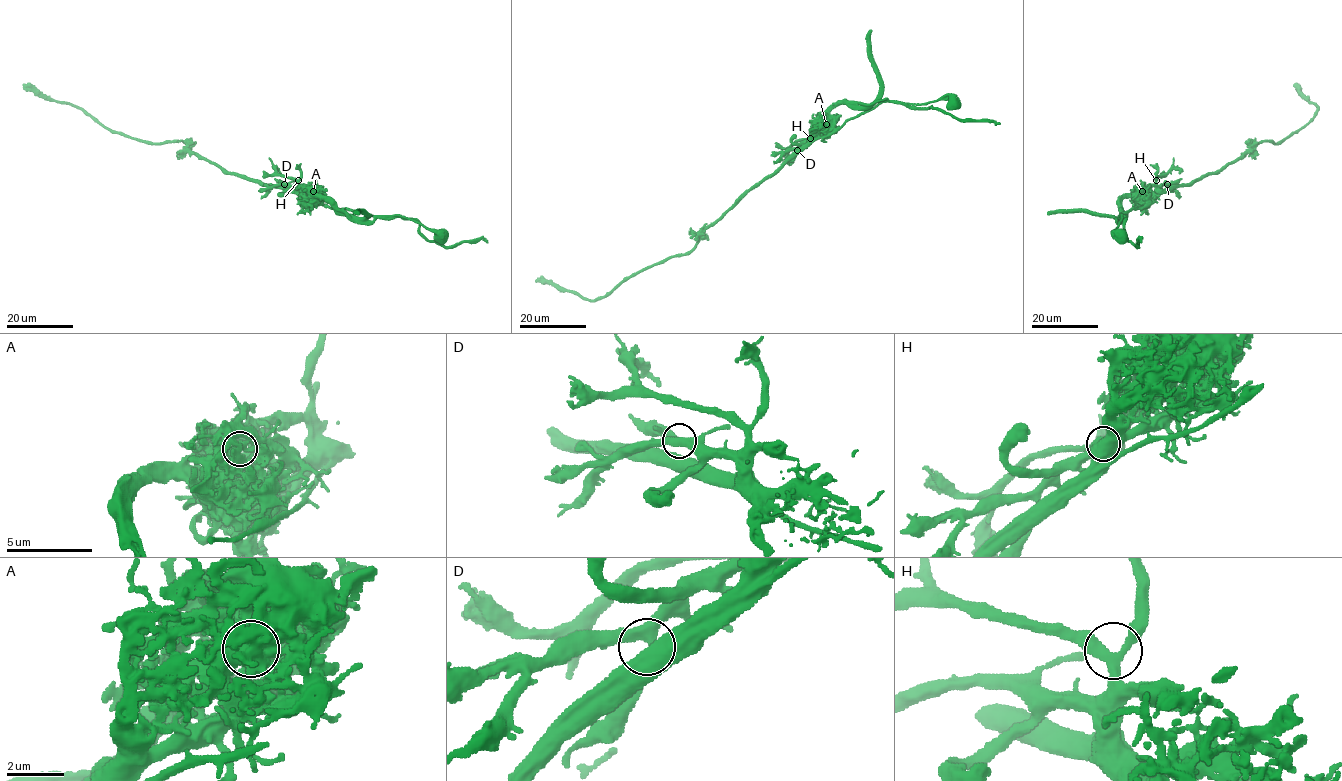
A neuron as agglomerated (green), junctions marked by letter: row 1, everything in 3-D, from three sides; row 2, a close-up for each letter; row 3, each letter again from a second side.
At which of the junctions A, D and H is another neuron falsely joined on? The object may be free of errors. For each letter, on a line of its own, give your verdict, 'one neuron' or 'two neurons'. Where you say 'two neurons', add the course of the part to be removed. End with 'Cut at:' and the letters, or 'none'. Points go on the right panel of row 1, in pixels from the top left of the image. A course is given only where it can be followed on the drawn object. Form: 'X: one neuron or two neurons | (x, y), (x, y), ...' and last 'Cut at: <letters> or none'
A: two neurons | (1142, 191), (1121, 200), (1122, 220), (1117, 220), (1123, 216), (1125, 235), (1135, 247), (1139, 238), (1141, 242)
D: one neuron
H: one neuron
Cut at: A

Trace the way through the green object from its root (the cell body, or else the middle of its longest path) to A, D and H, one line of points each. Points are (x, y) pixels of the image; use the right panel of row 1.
A: (1120, 236), (1117, 228), (1122, 216), (1118, 215), (1147, 204), (1138, 193), (1142, 191)
D: (1120, 236), (1117, 228), (1122, 216), (1118, 215), (1145, 207), (1147, 198), (1158, 187), (1167, 184)
H: (1120, 236), (1117, 228), (1122, 216), (1118, 215), (1145, 207), (1149, 188), (1156, 180)

